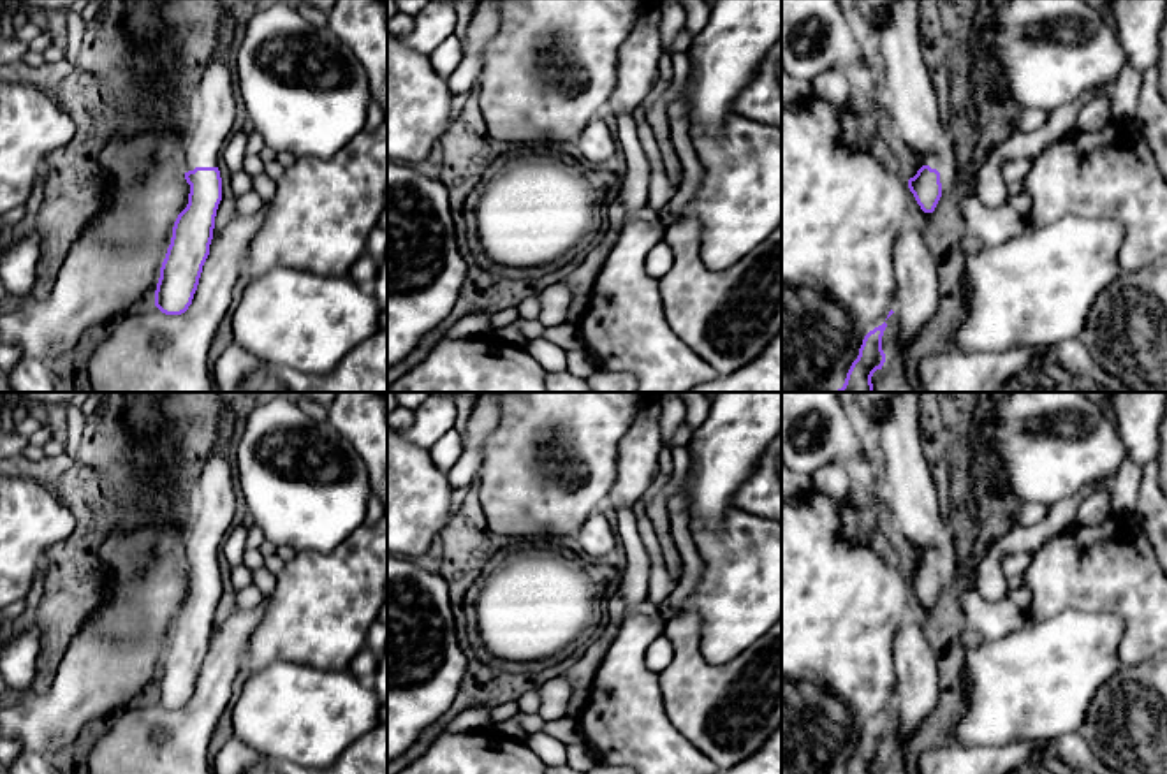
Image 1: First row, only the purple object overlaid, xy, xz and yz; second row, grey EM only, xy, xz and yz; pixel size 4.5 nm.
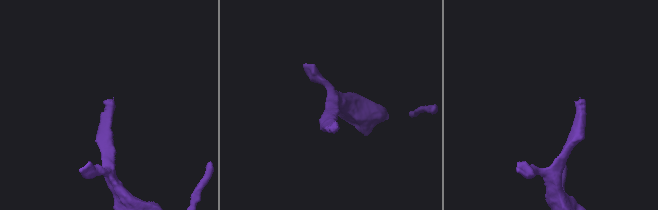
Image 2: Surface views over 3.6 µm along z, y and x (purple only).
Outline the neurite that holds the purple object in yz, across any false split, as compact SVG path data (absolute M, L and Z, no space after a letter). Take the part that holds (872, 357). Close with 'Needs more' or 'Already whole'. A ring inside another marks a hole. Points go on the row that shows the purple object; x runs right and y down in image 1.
M884 322L864 336L859 355L852 362L843 387L833 392L873 392L871 376L877 369L882 369L885 362L885 354L882 350L885 327L887 324Z. Already whole

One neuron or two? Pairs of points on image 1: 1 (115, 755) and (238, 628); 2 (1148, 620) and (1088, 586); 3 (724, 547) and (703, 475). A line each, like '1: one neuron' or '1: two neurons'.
1: one neuron
2: one neuron
3: two neurons

